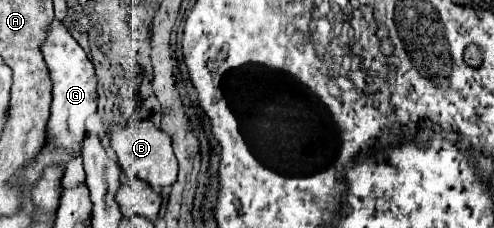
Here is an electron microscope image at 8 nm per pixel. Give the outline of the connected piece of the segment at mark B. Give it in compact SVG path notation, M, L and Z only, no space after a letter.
M140 120L134 124L126 124L126 126L114 124L114 126L110 126L106 138L108 138L108 146L118 156L120 168L128 176L136 176L136 178L148 182L152 188L164 188L164 186L172 186L176 182L178 162L172 152L172 140L166 132L156 128L150 120Z

